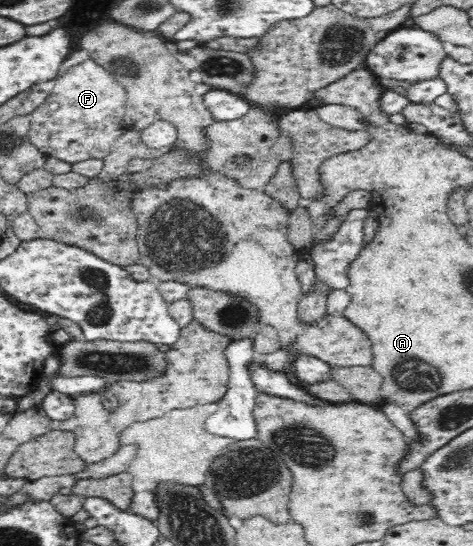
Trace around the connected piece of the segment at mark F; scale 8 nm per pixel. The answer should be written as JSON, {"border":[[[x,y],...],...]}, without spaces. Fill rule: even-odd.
{"border":[[[85,60],[66,69],[57,76],[52,93],[31,114],[27,139],[47,157],[58,158],[70,165],[92,158],[104,159],[112,150],[117,139],[133,129],[133,119],[126,113],[127,98],[124,86],[97,62]]]}

